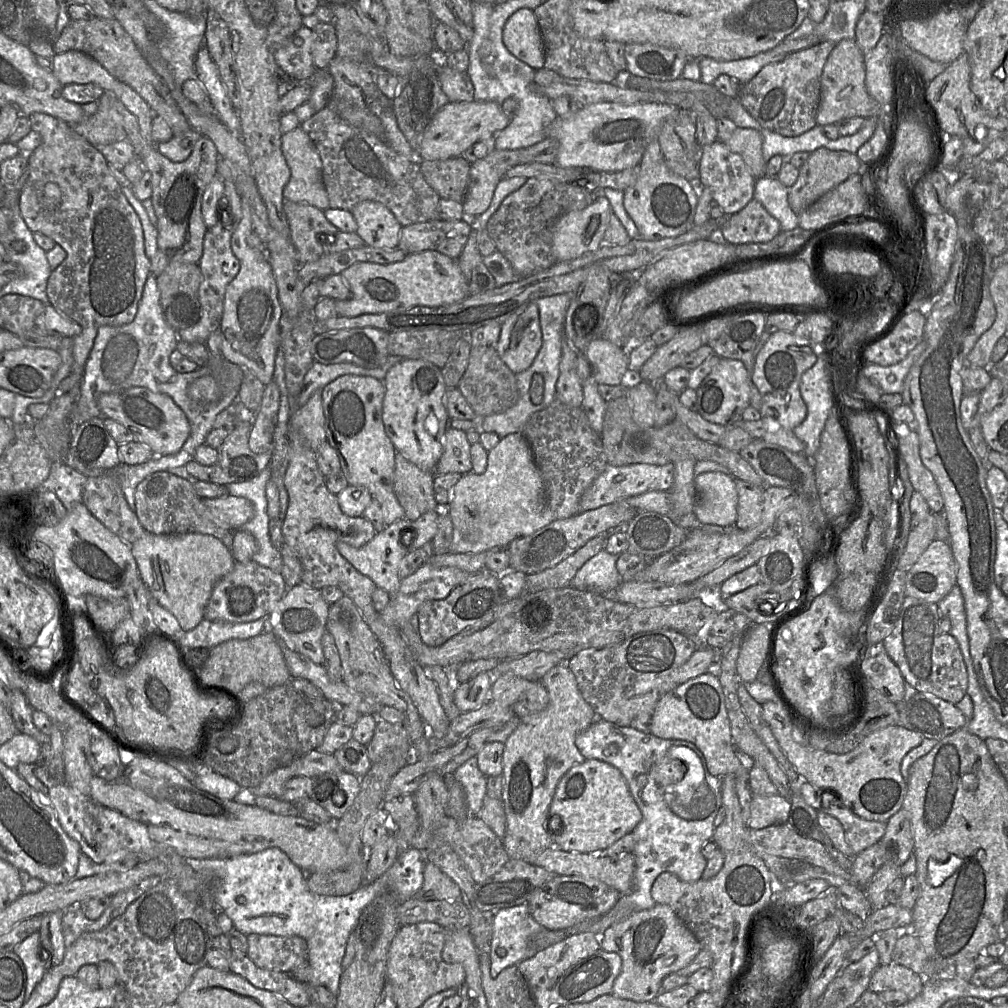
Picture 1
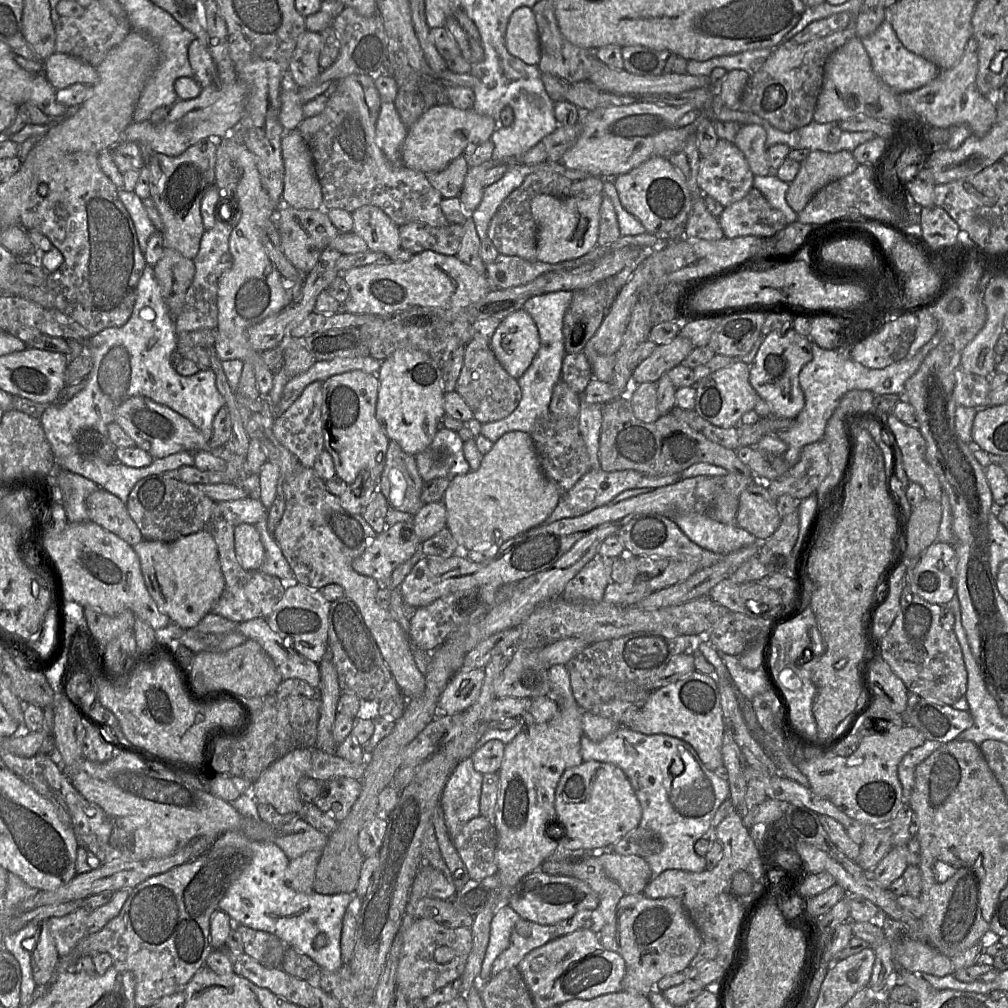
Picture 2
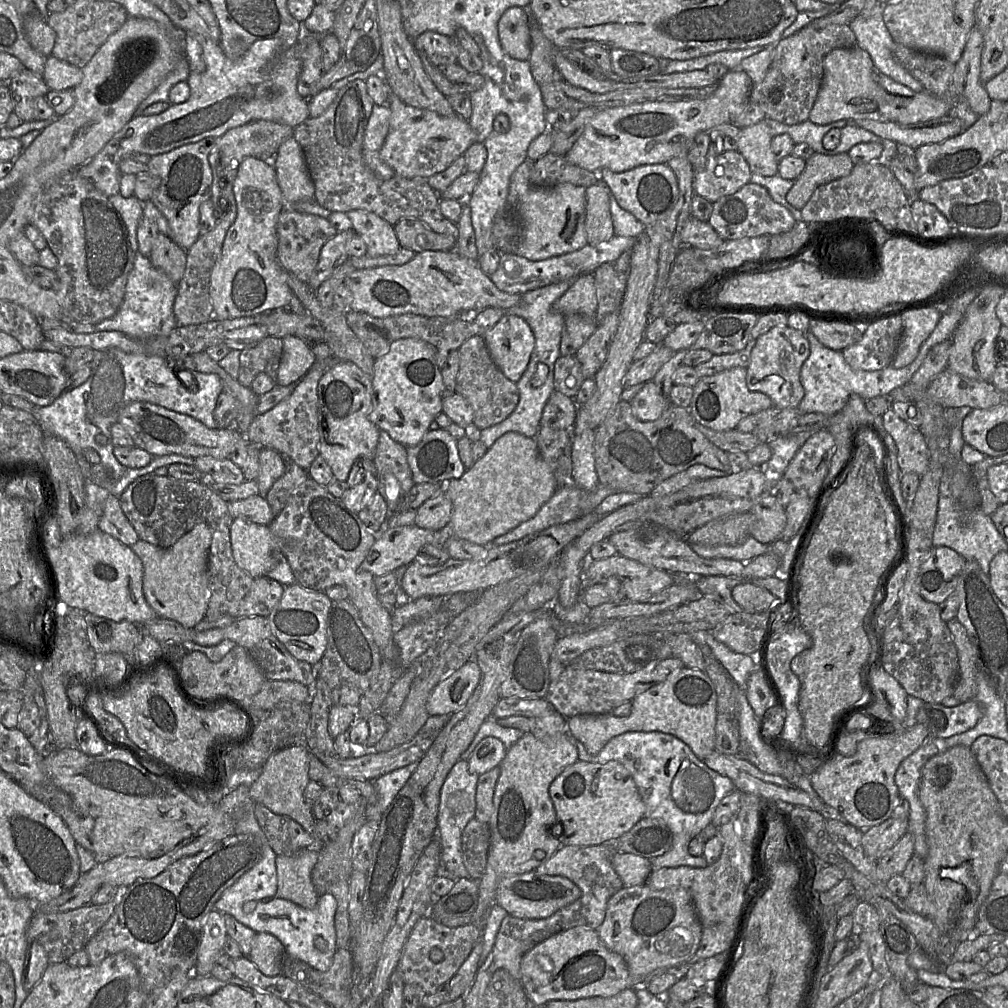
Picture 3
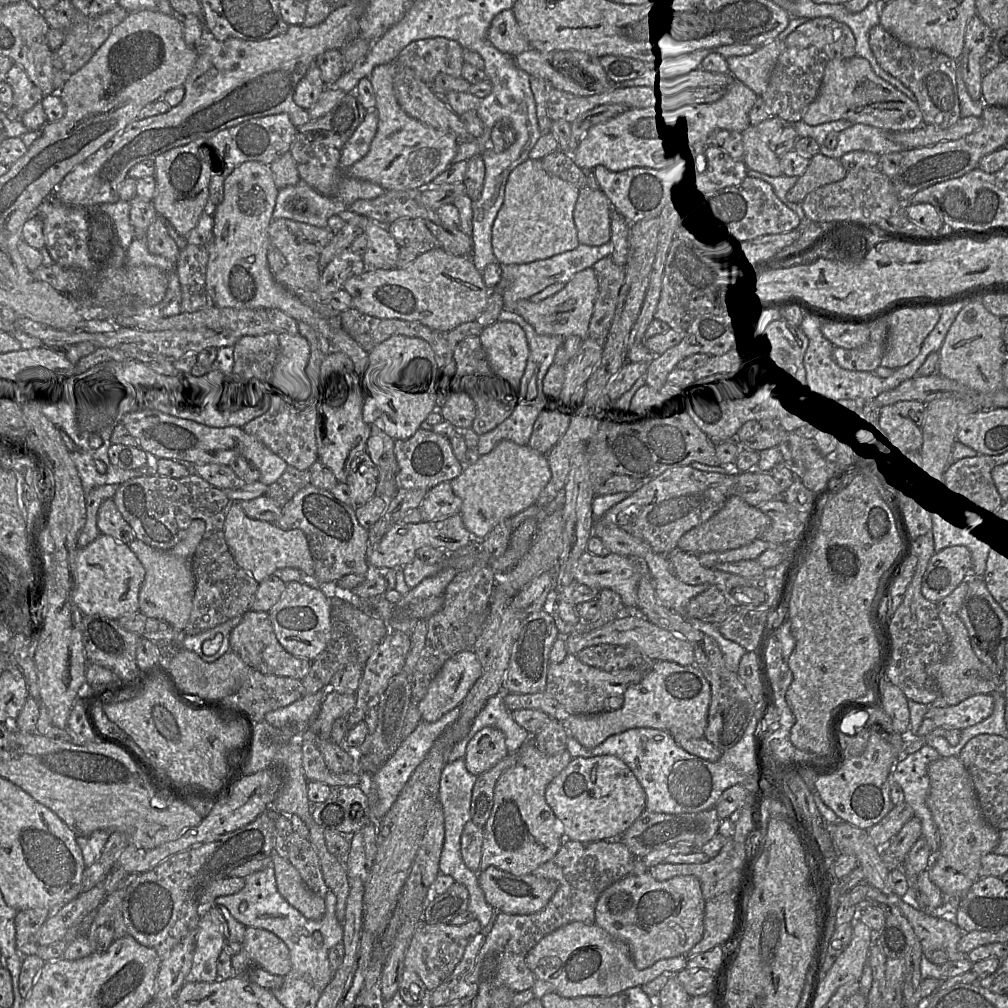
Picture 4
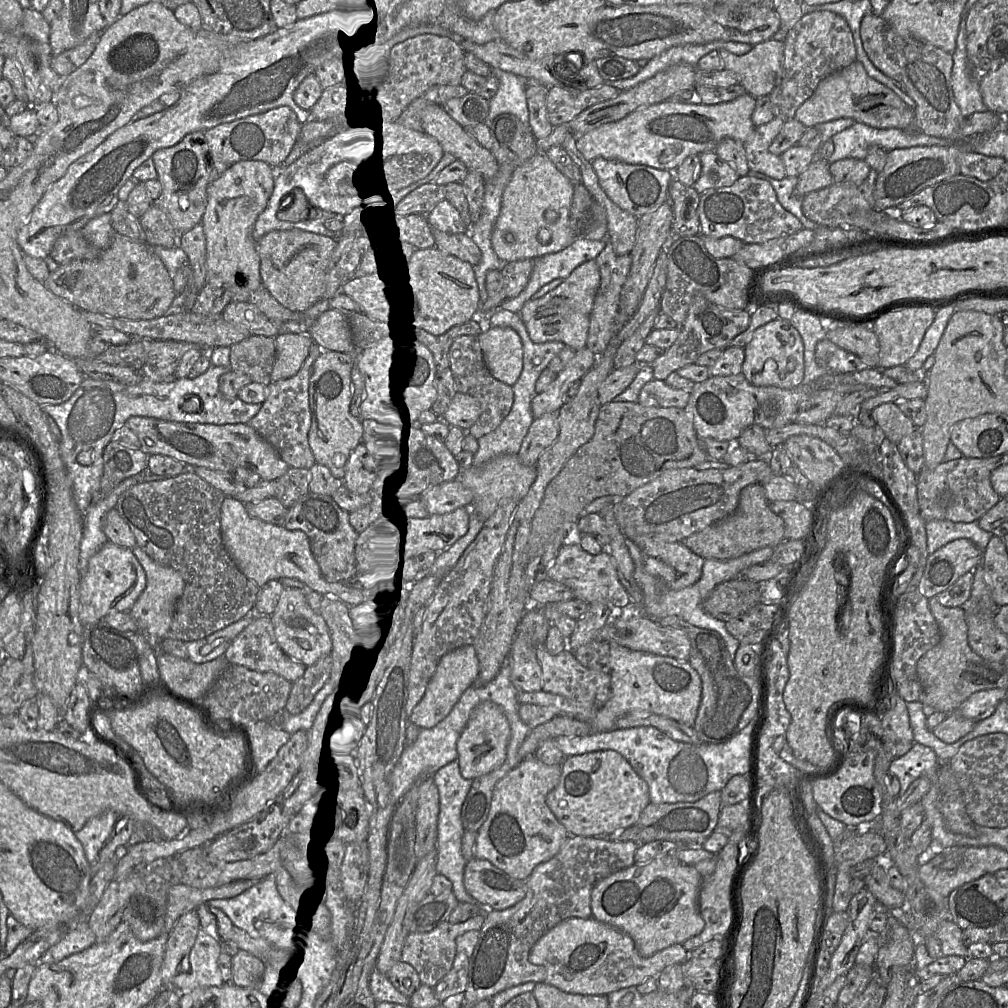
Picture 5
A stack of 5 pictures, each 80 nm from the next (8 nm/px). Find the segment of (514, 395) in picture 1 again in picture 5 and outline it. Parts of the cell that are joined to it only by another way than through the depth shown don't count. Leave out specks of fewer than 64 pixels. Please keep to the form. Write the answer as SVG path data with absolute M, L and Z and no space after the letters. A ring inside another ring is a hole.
M461 336L455 339L449 349L449 363L456 392L476 398L480 405L480 416L467 433L479 439L493 432L511 410L514 401L512 386L491 375L485 364L478 336Z

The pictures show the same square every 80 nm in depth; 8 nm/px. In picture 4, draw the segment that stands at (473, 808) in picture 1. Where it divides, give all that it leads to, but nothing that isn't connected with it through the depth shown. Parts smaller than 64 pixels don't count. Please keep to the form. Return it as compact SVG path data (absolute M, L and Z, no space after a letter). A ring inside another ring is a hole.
M464 759L447 763L442 770L439 784L439 802L444 814L444 842L439 860L439 871L453 877L455 882L463 884L469 892L469 910L475 915L483 929L489 924L493 908L485 899L479 885L477 873L471 871L464 863L461 854L461 836L465 825L471 819L470 807L473 787L477 776L471 774L465 765Z

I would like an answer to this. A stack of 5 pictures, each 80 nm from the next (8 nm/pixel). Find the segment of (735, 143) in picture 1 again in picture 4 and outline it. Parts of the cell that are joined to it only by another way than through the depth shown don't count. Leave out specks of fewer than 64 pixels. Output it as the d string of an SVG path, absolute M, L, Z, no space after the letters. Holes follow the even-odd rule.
M769 117L742 132L744 163L753 170L771 177L782 176L780 158L771 150L772 140L781 132L784 122L778 117Z

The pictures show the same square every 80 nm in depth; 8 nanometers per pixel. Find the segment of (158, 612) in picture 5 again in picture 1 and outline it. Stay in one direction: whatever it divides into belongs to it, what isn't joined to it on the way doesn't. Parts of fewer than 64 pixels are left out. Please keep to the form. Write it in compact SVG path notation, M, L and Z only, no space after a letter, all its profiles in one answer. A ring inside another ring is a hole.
M144 534L132 544L140 578L156 601L175 616L182 631L195 628L202 619L213 588L234 567L231 551L208 534Z

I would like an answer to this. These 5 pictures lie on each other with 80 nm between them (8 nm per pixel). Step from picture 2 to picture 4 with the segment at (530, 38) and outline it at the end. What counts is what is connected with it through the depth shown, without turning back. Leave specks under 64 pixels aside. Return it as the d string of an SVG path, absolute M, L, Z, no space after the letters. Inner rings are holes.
M511 9L498 13L491 21L488 40L502 53L515 57L529 49L529 44L520 31Z

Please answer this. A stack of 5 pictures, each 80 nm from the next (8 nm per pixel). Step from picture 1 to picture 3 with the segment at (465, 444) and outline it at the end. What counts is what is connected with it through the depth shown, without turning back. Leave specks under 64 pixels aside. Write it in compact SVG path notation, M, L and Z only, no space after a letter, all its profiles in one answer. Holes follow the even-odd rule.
M429 430L414 447L407 448L407 461L415 484L438 483L443 486L465 473L457 440L447 430Z

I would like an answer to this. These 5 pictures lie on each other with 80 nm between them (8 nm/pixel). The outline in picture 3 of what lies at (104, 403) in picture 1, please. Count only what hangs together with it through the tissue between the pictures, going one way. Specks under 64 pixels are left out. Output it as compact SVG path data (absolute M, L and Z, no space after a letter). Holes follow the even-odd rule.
M144 401L128 404L121 411L118 422L132 437L135 446L146 450L153 457L178 454L192 458L210 456L215 459L227 459L242 437L234 425L210 429L189 415Z

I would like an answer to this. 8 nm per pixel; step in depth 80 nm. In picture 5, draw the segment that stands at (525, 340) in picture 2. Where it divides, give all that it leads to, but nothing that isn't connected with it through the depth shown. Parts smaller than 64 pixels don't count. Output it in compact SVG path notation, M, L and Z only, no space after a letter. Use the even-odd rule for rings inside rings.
M485 326L478 338L485 364L491 375L509 386L514 385L523 369L523 347L517 332L508 327Z

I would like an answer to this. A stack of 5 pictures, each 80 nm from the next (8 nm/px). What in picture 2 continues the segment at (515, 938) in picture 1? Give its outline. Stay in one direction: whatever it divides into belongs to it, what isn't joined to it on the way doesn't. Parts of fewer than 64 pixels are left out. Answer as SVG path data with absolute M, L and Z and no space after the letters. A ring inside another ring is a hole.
M500 906L491 921L490 938L480 972L480 982L492 977L492 965L496 958L510 945L511 933L522 920L510 906Z

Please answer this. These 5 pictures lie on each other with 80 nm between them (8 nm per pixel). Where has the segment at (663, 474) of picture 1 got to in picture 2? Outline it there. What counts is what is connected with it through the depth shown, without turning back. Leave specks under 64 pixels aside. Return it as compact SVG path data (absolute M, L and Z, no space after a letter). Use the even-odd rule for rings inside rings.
M601 469L590 470L581 477L569 491L561 494L556 508L542 525L547 525L565 518L574 518L584 515L596 508L610 503L617 495L626 490L639 488L657 489L675 484L680 481L680 479L682 479L680 473L655 477L645 475L635 470L621 470L614 472L605 472Z

